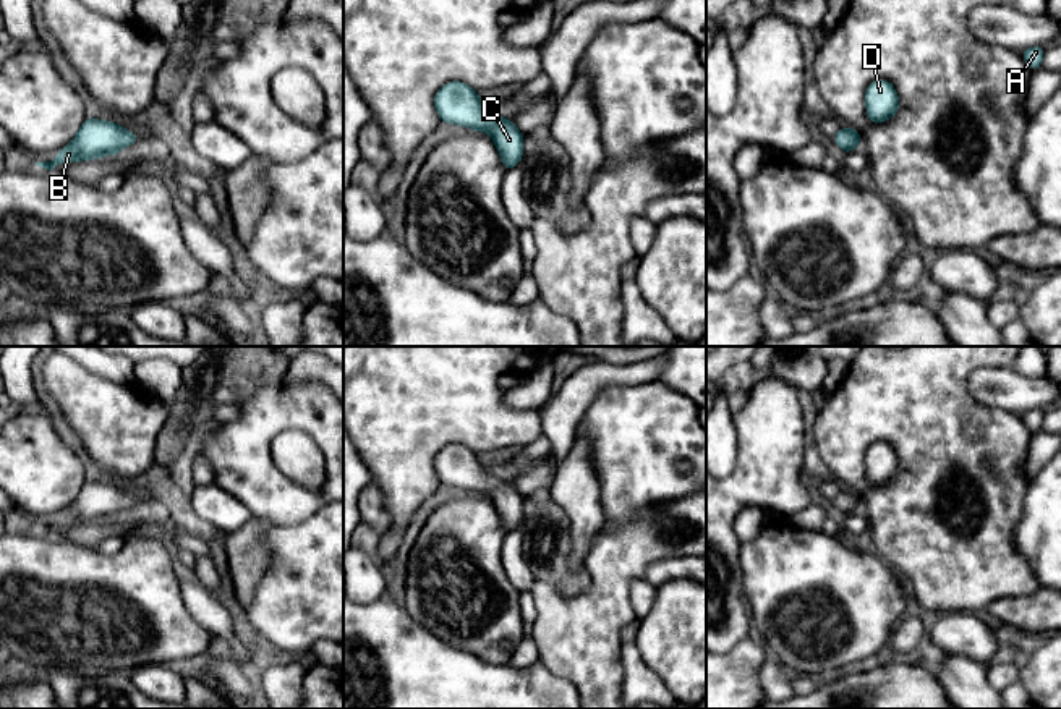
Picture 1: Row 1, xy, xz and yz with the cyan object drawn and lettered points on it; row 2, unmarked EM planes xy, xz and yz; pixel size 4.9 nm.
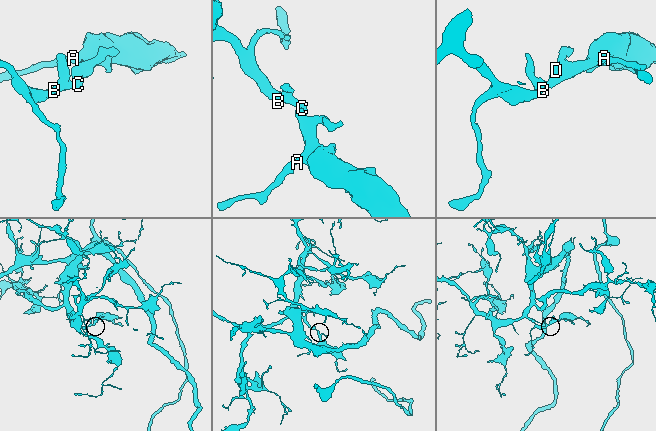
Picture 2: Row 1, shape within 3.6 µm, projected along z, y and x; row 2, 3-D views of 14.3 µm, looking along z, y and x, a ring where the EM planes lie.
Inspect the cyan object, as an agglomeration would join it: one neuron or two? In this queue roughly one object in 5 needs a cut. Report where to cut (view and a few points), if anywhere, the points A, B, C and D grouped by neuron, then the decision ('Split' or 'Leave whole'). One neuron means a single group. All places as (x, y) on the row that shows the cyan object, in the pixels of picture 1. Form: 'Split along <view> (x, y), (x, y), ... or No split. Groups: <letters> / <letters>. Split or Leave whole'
No split. Groups: A B C D. Leave whole

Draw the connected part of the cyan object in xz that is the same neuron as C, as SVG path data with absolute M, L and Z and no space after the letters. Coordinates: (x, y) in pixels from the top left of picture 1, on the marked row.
M460 81L447 83L437 91L434 108L441 121L486 131L502 157L505 172L522 160L525 134L512 125L510 118L491 113L473 87Z

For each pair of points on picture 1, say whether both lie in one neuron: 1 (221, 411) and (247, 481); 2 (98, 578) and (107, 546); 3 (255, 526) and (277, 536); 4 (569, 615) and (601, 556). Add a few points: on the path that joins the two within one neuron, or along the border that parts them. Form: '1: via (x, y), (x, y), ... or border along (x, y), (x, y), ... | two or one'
1: border along (238, 403), (238, 413), (222, 424) | two
2: border along (125, 538), (112, 554), (91, 549) | two
3: border along (272, 525), (264, 536), (269, 552), (268, 570) | two
4: via (585, 602), (601, 586), (601, 572) | one

